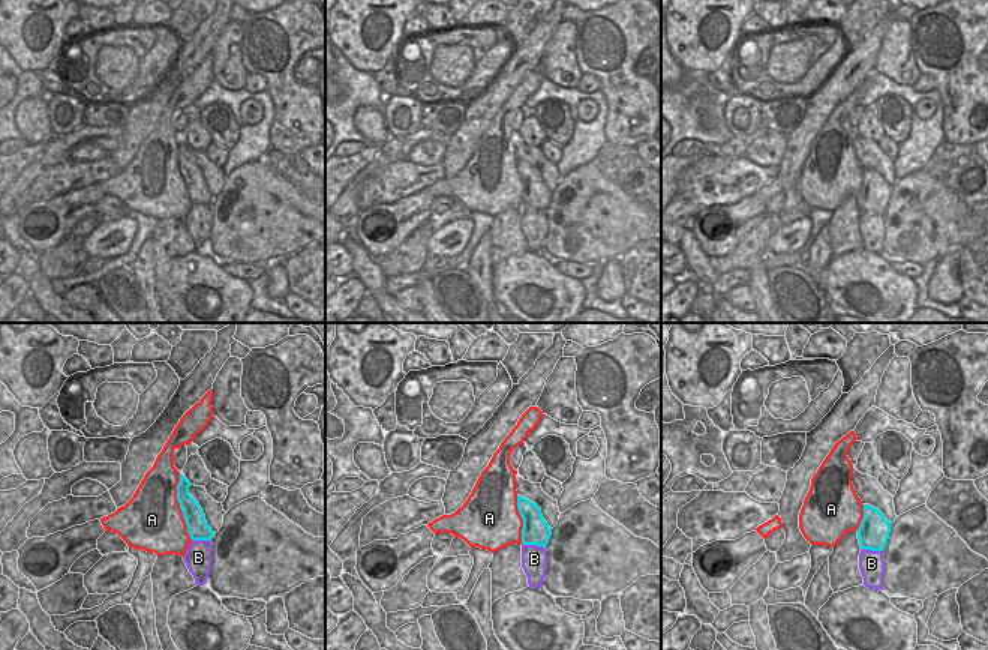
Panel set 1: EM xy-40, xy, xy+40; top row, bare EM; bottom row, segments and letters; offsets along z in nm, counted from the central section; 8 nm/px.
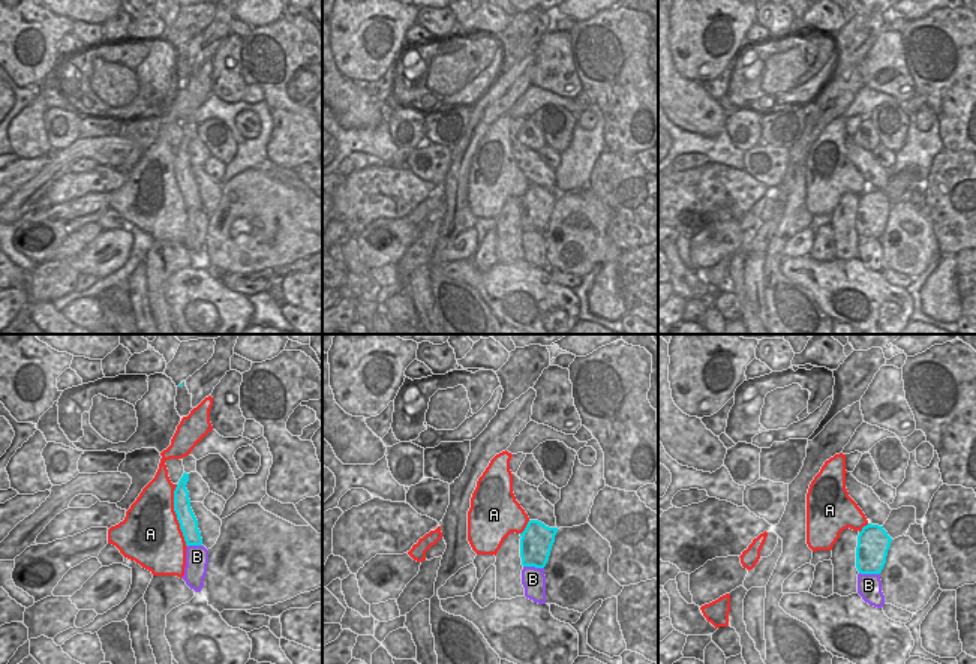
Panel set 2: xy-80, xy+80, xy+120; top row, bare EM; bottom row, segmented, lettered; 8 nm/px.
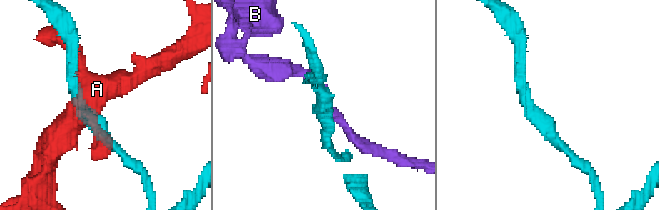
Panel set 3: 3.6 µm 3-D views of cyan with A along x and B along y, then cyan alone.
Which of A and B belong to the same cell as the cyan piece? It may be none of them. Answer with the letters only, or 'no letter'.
no letter

